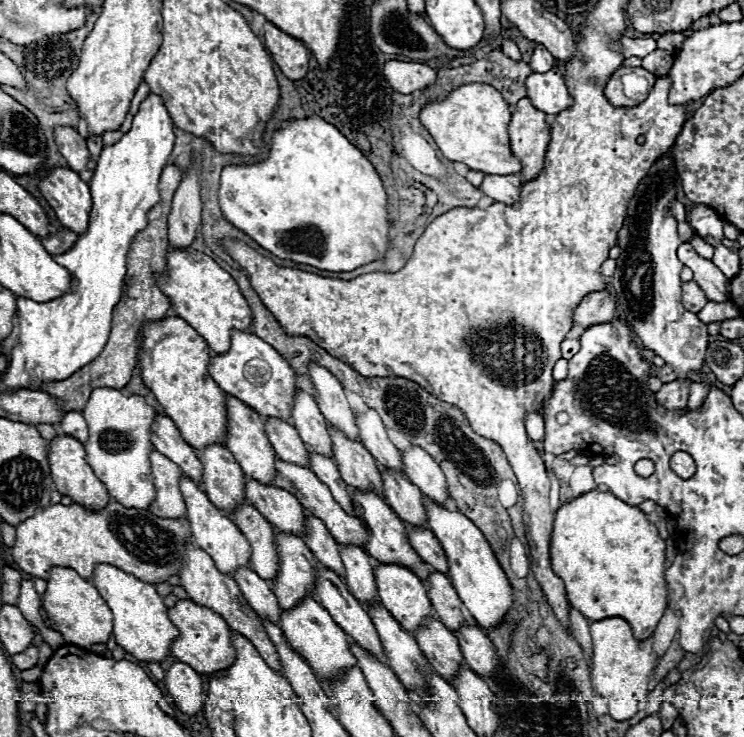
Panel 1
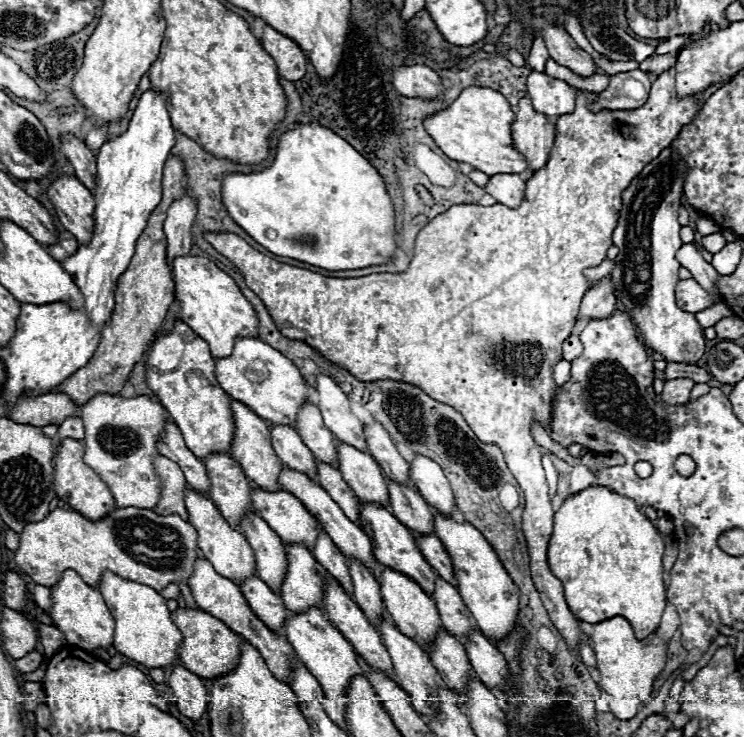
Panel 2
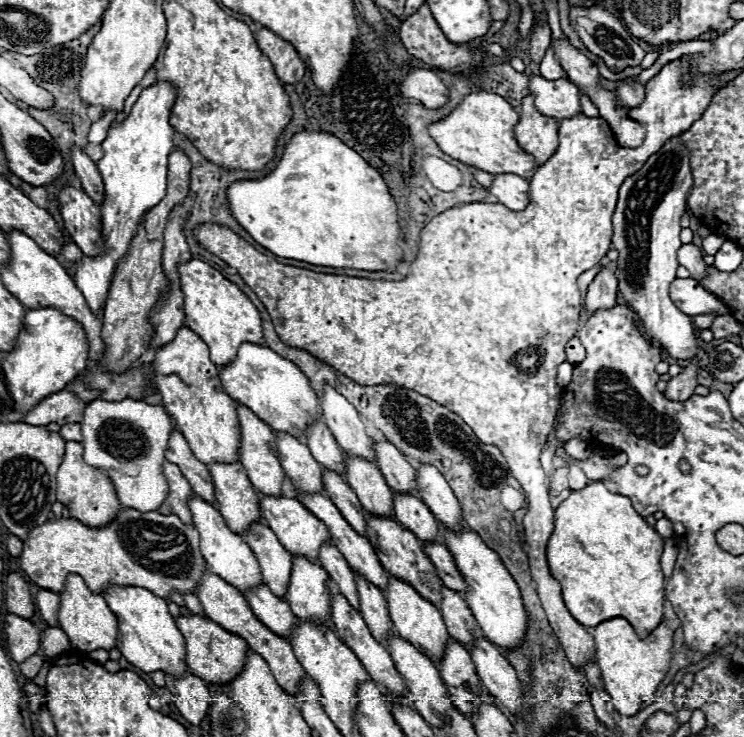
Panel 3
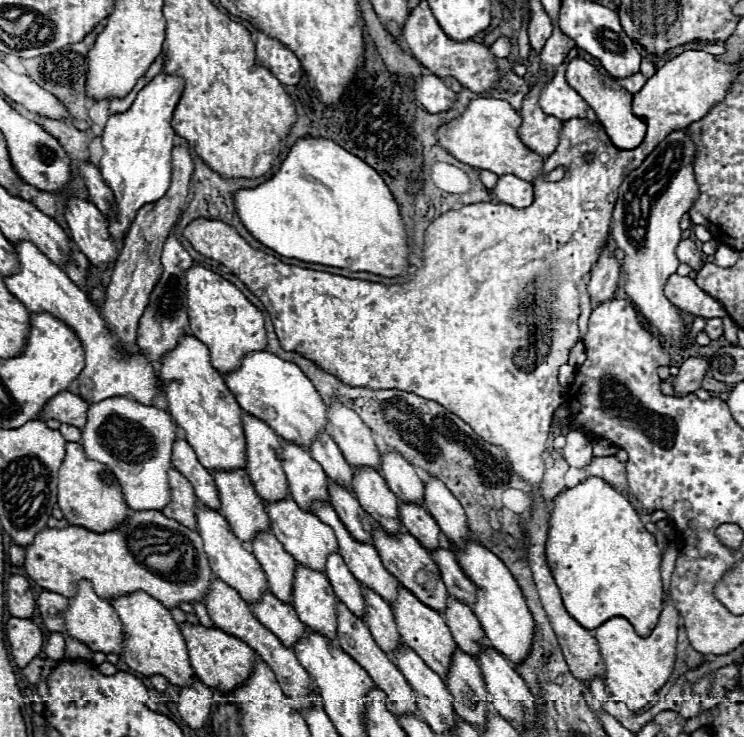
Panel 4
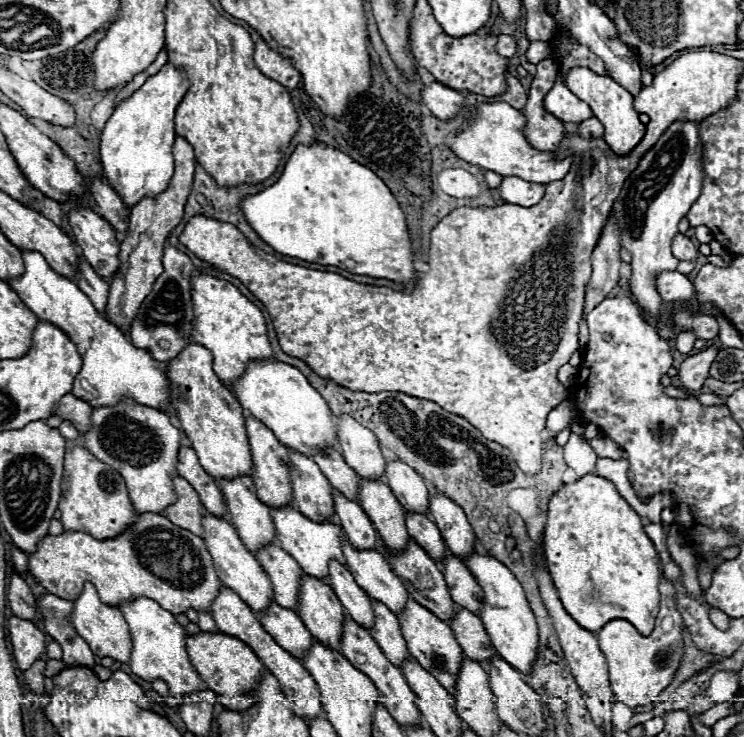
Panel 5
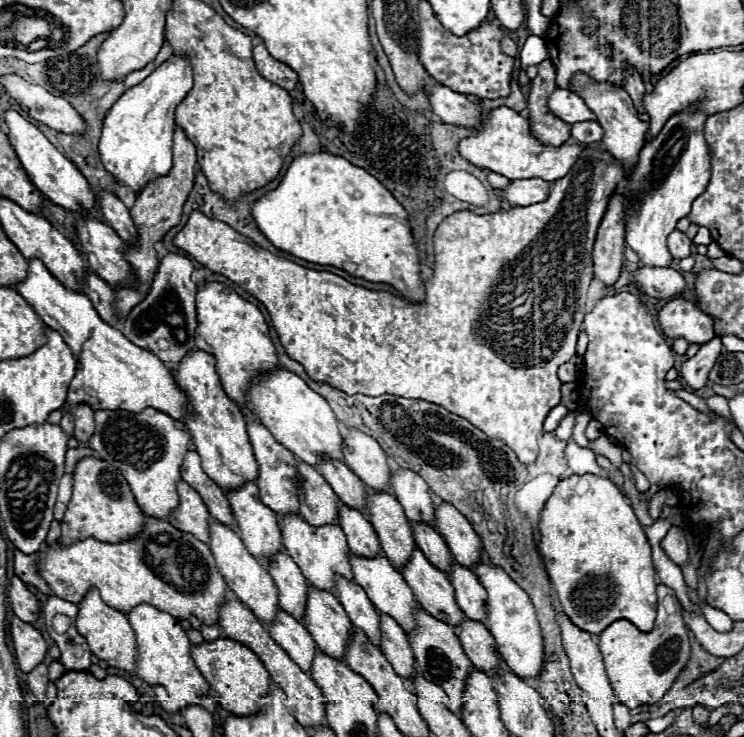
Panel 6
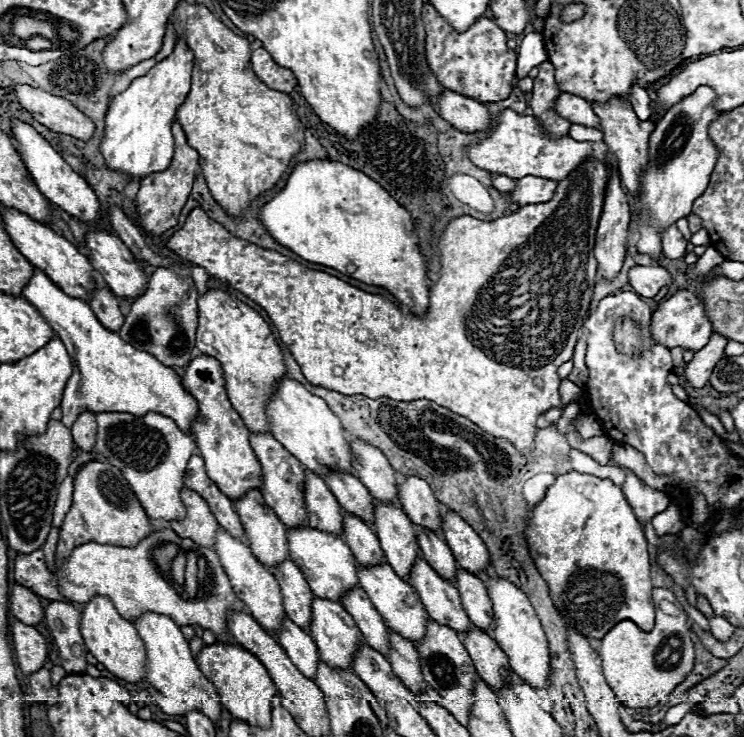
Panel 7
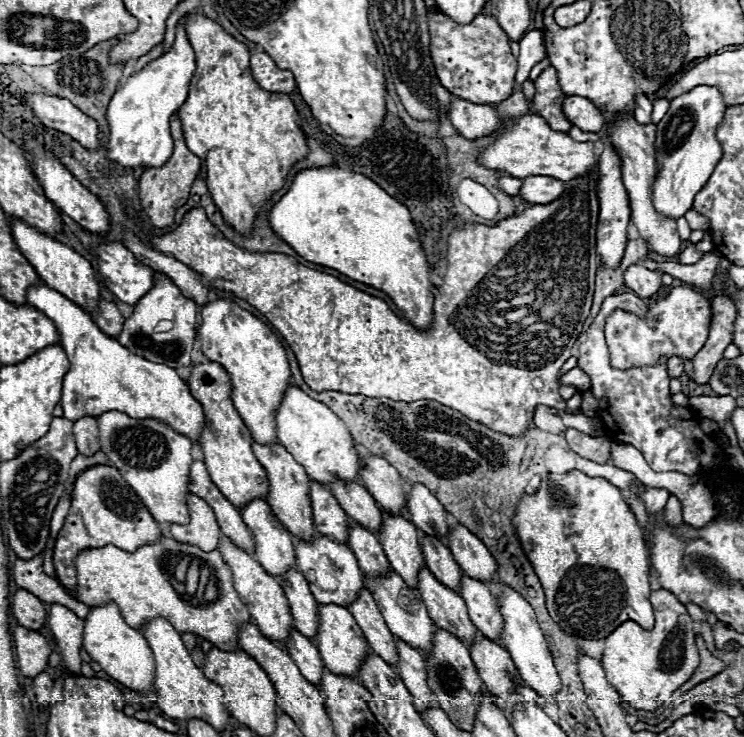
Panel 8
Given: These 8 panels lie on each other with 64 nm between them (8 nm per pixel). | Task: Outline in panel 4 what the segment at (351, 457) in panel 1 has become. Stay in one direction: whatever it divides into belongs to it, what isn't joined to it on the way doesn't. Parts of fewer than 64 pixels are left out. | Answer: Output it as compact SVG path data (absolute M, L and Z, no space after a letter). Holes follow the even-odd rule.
M354 468L352 490L362 508L392 536L402 532L398 498L390 492L384 478L370 468Z

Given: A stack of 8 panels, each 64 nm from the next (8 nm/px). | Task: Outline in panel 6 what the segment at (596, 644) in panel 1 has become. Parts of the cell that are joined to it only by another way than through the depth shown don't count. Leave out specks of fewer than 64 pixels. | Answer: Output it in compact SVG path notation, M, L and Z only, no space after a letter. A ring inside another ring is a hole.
M662 584L656 590L658 590L658 616L652 632L640 632L632 622L616 620L600 634L598 646L604 656L608 680L620 704L628 708L638 708L642 704L654 704L662 700L670 692L672 684L676 682L676 678L690 660L690 642L682 612L678 610L674 614L666 614L666 608L662 606L662 600L666 596L676 594L672 588Z

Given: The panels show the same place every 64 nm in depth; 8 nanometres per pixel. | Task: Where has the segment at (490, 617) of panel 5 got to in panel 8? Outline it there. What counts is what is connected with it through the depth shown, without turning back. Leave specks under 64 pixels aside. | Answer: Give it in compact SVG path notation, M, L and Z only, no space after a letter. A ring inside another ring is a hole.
M504 586L504 596L498 598L498 606L500 606L500 612L504 616L504 630L502 630L500 642L510 652L510 656L512 656L516 668L518 668L518 674L528 684L528 688L538 692L546 702L554 702L558 692L562 690L562 682L560 682L560 676L554 668L552 654L548 650L544 634L542 634L542 630L536 622L534 610L530 608L530 604L516 590L506 588L506 586Z

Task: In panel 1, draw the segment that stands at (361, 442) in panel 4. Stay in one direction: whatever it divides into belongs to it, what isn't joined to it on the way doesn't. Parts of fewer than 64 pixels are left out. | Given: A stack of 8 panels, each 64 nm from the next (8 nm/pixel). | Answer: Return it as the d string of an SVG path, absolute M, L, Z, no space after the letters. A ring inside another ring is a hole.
M312 364L310 366L310 378L316 390L316 402L326 418L326 422L340 432L344 432L350 440L360 442L358 426L356 426L356 416L348 406L348 400L344 396L344 390L340 382L322 366Z

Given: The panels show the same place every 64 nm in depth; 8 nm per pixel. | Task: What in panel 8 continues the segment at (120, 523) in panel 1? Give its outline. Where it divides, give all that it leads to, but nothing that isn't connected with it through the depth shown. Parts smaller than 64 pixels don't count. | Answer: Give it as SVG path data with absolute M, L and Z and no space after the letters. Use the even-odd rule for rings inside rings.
M162 538L158 544L146 544L136 552L124 552L116 546L88 548L78 554L76 570L78 570L78 592L72 596L88 606L104 606L108 602L116 602L116 606L122 610L124 620L136 630L140 630L148 620L164 618L174 626L178 634L192 632L194 636L212 642L214 648L232 652L240 648L238 644L240 628L252 622L246 604L240 600L234 588L232 572L218 550L202 552L196 546L180 544L172 538Z

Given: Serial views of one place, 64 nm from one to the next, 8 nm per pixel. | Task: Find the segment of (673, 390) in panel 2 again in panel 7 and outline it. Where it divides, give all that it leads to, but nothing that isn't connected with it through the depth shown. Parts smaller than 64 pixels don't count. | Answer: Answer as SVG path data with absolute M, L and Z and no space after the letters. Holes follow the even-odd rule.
M714 332L710 336L710 342L698 350L694 354L694 358L690 360L690 364L686 364L686 378L694 388L702 388L708 384L708 378L712 374L712 368L716 366L716 362L720 360L720 356L724 356L724 346L726 346L728 338L720 336L718 332Z

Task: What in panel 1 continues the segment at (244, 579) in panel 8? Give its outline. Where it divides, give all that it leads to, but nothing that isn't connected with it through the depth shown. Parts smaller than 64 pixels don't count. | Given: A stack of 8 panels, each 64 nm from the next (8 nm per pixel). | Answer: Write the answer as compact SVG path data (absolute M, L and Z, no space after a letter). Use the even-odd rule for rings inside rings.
M182 476L180 480L180 488L182 488L182 496L188 508L186 520L192 526L192 536L194 536L194 544L198 548L204 548L204 552L208 552L216 564L216 568L224 574L234 574L236 568L244 568L250 564L250 556L252 556L252 548L248 544L248 540L244 538L244 534L236 528L236 524L224 516L224 512L220 508L216 508L206 492L202 492L198 488L198 484L194 484L190 478Z

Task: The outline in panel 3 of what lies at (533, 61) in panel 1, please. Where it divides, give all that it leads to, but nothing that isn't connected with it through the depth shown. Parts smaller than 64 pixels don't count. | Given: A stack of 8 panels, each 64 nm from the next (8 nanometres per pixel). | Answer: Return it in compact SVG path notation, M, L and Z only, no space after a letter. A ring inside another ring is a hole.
M538 20L534 24L532 36L530 36L530 58L540 64L548 46L550 46L550 26L548 26L548 22Z

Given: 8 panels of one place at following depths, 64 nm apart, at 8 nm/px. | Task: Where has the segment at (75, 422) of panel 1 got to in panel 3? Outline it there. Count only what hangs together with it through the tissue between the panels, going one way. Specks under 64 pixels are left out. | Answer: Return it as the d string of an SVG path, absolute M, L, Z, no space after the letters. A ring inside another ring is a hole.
M81 423L65 424L61 426L60 436L62 436L64 440L80 442L82 440Z

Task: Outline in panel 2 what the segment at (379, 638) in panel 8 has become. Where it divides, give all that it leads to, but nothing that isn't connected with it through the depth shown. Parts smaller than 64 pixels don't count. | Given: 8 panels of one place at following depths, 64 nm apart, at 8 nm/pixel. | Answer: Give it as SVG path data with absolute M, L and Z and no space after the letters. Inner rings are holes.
M320 532L318 540L316 540L314 558L340 582L344 592L348 592L348 596L352 596L352 580L350 580L346 558L342 556L342 552L336 548L336 544L330 540L330 536L326 532Z

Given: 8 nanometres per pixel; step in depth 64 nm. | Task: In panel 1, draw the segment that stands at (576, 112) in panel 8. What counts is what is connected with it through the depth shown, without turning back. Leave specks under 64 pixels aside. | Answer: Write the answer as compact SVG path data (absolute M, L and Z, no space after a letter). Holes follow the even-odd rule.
M558 68L546 74L532 72L526 80L526 90L532 106L542 110L544 114L560 114L562 110L568 110L572 106L572 96Z

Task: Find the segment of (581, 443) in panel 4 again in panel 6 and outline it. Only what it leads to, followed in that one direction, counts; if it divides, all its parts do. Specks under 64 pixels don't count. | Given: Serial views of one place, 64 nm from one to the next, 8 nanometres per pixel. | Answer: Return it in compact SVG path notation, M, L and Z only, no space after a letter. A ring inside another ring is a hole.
M574 440L568 442L566 448L566 458L568 458L568 466L576 472L576 474L596 474L596 476L608 476L608 472L604 468L600 468L596 464L596 454L588 448L578 446Z

